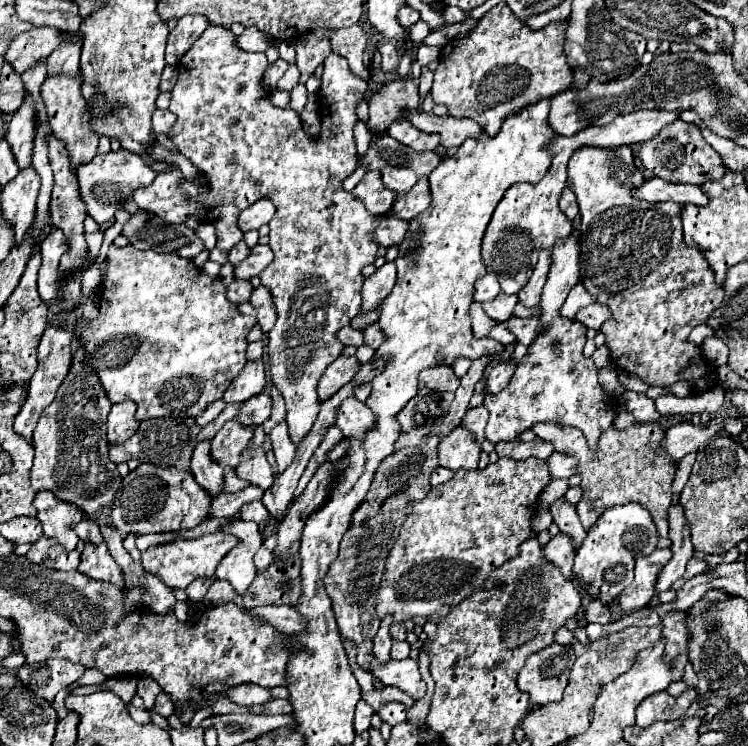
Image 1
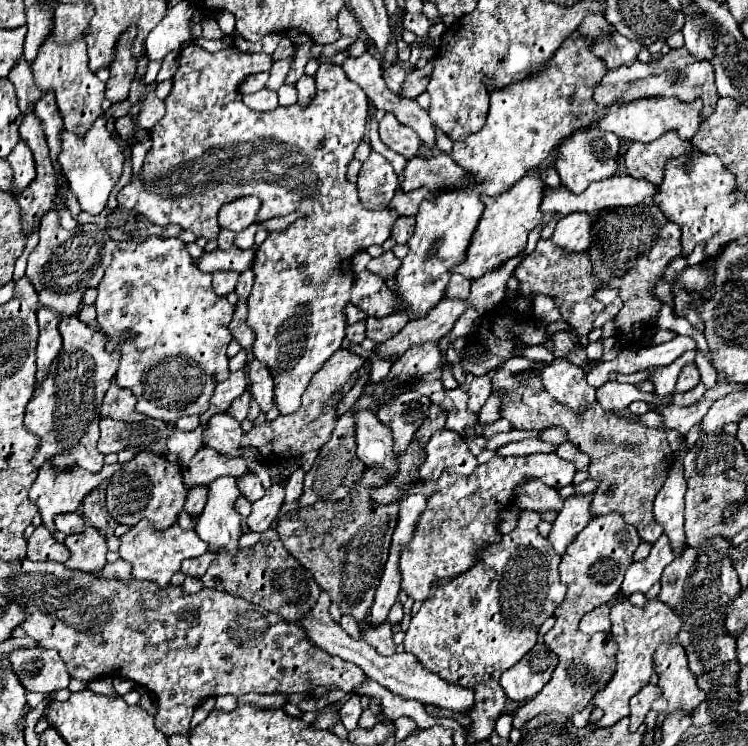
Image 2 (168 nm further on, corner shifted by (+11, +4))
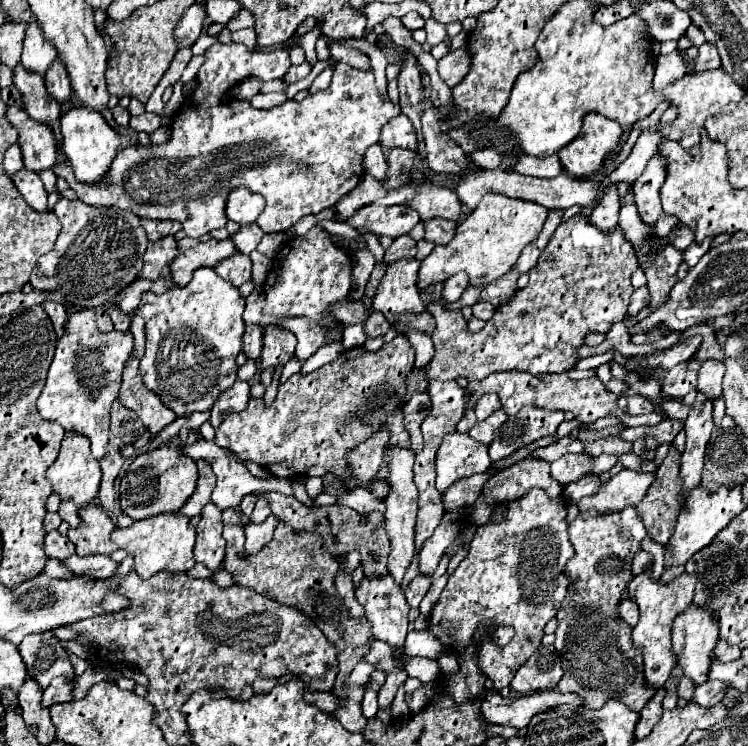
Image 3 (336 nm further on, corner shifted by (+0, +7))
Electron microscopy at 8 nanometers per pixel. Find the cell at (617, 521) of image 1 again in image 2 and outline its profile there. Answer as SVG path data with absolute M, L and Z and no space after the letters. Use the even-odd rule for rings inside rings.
M618 511L608 513L604 517L594 517L588 523L588 527L584 527L568 545L560 561L560 581L566 583L568 593L564 603L554 611L556 625L544 635L544 643L558 655L558 665L550 683L540 691L540 695L516 709L514 729L522 729L530 719L548 713L560 713L566 719L570 719L574 713L582 711L588 705L592 695L604 683L608 683L608 675L612 675L614 671L617 643L611 633L584 635L578 629L578 621L580 615L592 611L600 603L606 603L608 599L614 599L618 595L624 571L634 561L634 551L638 545L640 537L636 527L626 523Z

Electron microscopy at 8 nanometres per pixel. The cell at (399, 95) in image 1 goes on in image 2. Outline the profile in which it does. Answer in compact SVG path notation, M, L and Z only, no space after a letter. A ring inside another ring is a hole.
M430 63L424 69L414 69L412 73L408 73L408 77L404 79L404 85L402 85L402 95L416 99L420 93L424 93L428 79L430 79L430 73L432 73Z

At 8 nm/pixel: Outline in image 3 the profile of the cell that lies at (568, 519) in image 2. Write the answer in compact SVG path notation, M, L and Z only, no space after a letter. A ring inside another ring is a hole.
M625 468L623 472L607 480L595 496L581 498L577 506L581 512L587 512L591 508L597 508L599 512L619 512L627 506L639 504L645 498L653 480L655 474L633 472Z

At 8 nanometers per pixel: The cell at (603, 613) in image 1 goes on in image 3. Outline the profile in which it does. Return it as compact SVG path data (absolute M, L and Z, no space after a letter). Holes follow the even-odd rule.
M623 600L623 604L619 606L619 614L631 626L635 626L639 622L639 608L637 608L637 604L633 600Z

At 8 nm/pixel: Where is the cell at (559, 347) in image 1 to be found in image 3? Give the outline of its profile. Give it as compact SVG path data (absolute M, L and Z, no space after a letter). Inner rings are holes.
M611 184L603 194L601 202L593 208L589 222L595 224L599 230L611 230L617 226L617 218L619 218L619 190L615 188L615 184Z

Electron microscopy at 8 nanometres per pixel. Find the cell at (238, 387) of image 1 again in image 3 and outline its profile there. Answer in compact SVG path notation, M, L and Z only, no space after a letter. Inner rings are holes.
M237 380L227 392L219 394L219 400L215 400L211 408L211 426L217 430L223 422L223 418L231 412L241 412L249 402L249 382Z

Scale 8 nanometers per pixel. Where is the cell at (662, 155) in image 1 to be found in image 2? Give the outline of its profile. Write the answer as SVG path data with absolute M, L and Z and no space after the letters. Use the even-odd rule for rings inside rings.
M668 131L650 143L632 143L626 151L626 169L632 177L648 179L658 185L664 179L664 165L670 159L690 155L694 151L690 141L682 141L676 131Z

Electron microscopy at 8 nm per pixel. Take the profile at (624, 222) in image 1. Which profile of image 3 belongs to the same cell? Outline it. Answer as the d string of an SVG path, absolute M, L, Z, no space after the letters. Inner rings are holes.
M589 112L583 116L581 132L571 144L557 152L567 174L575 178L591 176L603 170L605 156L617 146L623 130L613 120Z

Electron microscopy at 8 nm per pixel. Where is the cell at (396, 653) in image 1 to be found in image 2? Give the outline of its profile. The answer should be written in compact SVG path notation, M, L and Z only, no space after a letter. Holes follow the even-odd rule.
M366 619L360 627L364 631L364 641L370 643L380 655L396 653L396 645L392 641L392 631L390 631L388 621L384 623L384 627L368 627L368 619Z

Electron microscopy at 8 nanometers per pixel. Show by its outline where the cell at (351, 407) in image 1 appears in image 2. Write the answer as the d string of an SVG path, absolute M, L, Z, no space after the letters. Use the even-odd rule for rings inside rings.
M352 409L356 455L366 463L366 467L386 465L390 473L396 471L396 455L392 453L392 431L388 425L378 421L378 417L368 409Z

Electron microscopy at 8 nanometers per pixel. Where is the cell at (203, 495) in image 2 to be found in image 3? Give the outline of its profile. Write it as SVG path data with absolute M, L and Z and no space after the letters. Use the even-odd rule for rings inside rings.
M211 502L203 508L201 520L197 524L197 544L195 544L195 560L203 562L209 570L219 568L225 558L225 540L221 536L223 522L219 508Z

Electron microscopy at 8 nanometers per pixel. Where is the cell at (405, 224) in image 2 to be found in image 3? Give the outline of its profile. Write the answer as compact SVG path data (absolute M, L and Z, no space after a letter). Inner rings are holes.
M431 218L425 220L425 240L433 244L449 244L455 236L457 222L449 222L443 218Z

